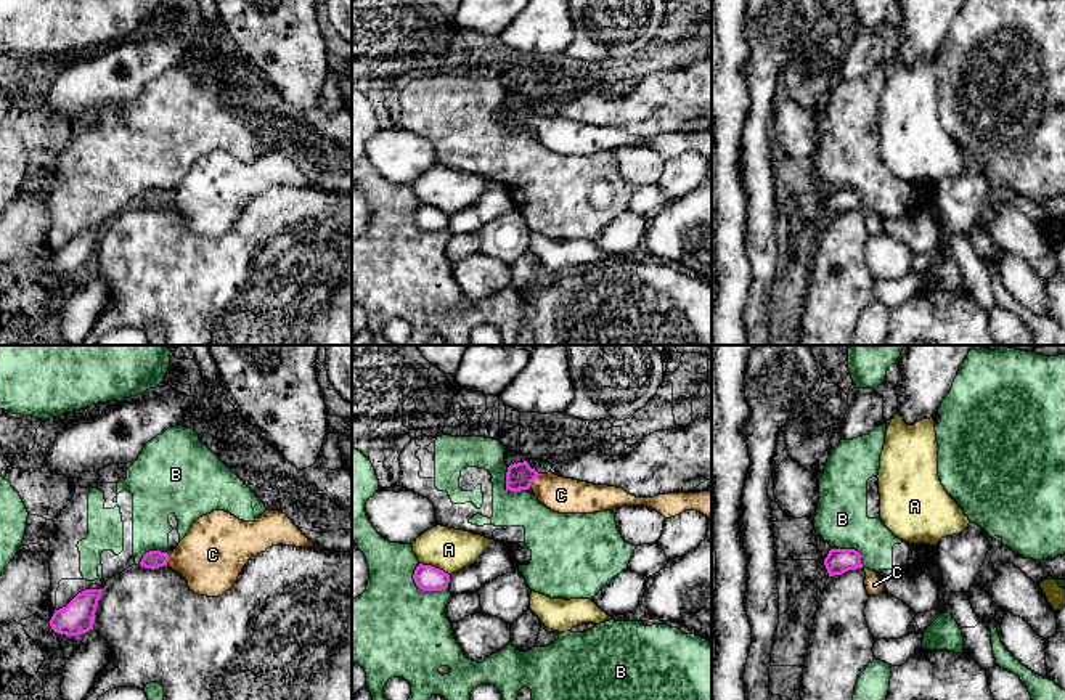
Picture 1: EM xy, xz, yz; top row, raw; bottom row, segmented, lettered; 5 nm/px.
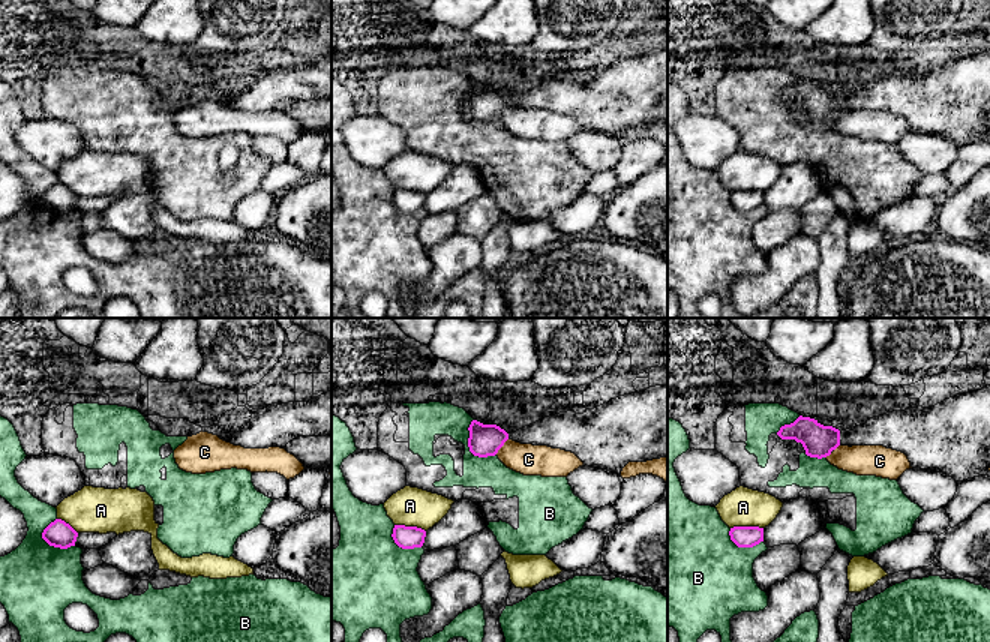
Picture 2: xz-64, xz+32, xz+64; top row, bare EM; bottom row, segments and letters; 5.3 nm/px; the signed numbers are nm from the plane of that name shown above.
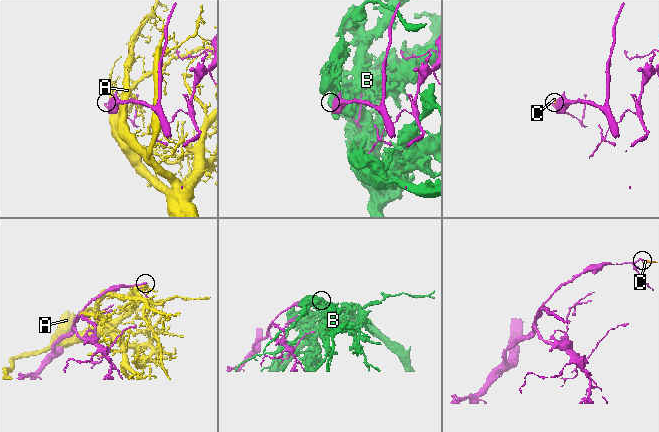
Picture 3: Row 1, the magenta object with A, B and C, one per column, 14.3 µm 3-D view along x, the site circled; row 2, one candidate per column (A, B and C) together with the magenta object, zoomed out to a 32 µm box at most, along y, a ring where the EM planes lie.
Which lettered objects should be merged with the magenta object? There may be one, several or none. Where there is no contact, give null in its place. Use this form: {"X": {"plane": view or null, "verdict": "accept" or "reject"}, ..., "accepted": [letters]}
{"A": {"plane": "xz", "verdict": "reject"}, "B": {"plane": "xz", "verdict": "reject"}, "C": {"plane": "xz", "verdict": "accept"}, "accepted": ["C"]}

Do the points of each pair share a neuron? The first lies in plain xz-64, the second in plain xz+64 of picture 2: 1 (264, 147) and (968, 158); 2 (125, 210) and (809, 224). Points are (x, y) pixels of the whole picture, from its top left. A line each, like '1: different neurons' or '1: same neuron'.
1: different neurons
2: same neuron

